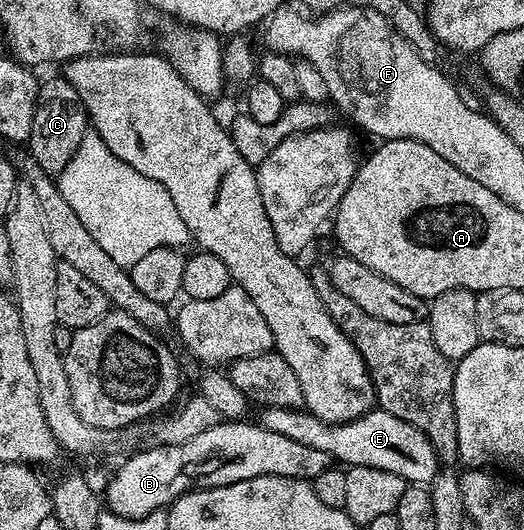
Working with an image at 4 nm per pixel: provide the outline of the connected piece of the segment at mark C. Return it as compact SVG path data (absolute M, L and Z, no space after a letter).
M56 75L48 82L41 84L36 91L36 110L34 111L34 127L26 142L27 152L49 175L58 175L74 159L82 139L90 132L88 114L80 101L78 91L63 75Z

